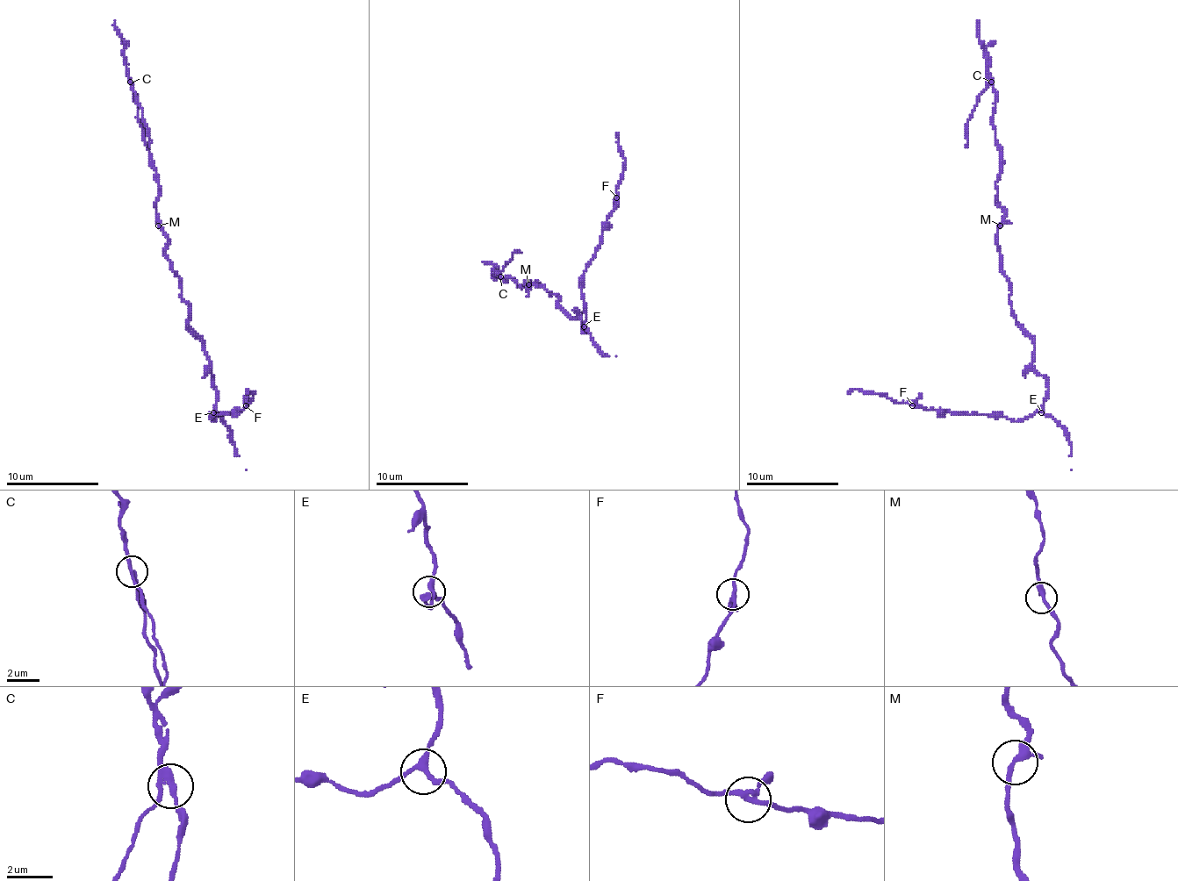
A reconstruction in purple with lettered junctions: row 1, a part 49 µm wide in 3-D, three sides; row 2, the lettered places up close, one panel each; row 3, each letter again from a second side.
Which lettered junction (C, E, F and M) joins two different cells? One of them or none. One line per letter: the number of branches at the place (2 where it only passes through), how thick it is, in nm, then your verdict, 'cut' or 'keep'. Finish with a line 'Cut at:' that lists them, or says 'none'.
C: 3 branches meet; 200 nm thick; cut
E: 3 branches meet; 240 nm thick; keep
F: 3 branches meet; 200 nm thick; keep
M: 3 branches meet; 240 nm thick; keep
Cut at: C

